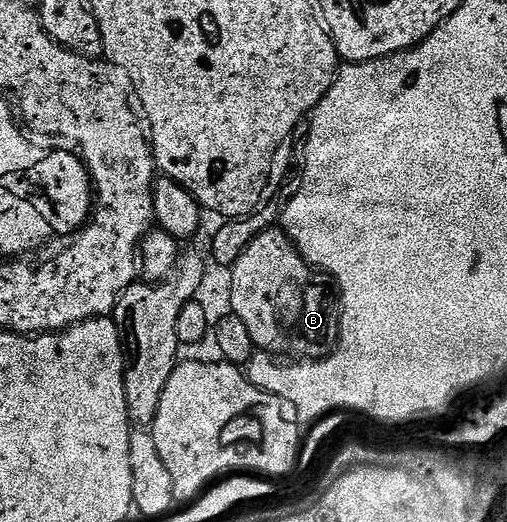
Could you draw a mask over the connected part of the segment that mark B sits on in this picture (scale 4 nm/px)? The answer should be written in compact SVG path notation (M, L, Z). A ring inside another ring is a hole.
M280 226L268 227L235 261L229 279L229 303L232 314L247 325L251 341L257 351L268 351L274 357L288 357L293 361L316 361L325 358L337 346L341 328L339 292L332 279L318 271L300 253Z

